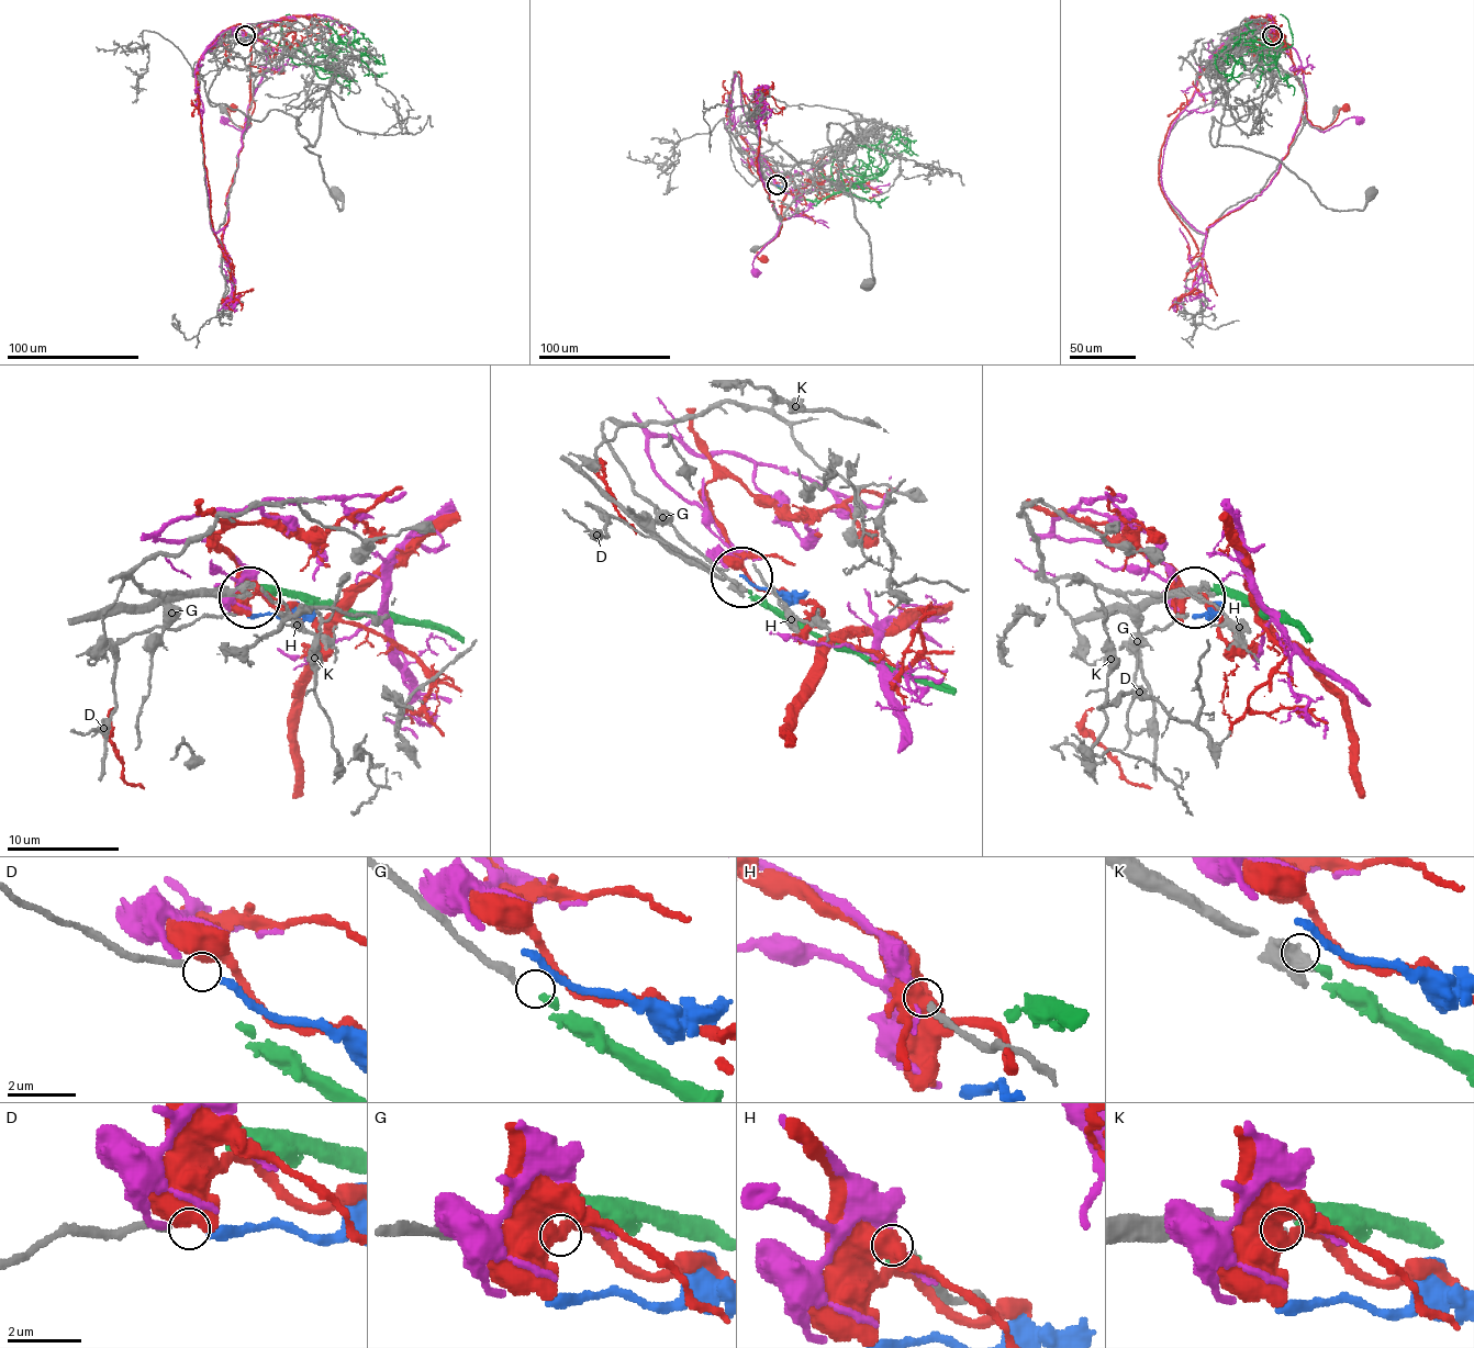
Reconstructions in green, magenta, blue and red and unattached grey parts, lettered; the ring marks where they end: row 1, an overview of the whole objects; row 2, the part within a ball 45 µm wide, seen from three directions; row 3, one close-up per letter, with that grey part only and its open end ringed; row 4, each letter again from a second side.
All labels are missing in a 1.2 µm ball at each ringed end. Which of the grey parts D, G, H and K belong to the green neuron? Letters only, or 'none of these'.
K

